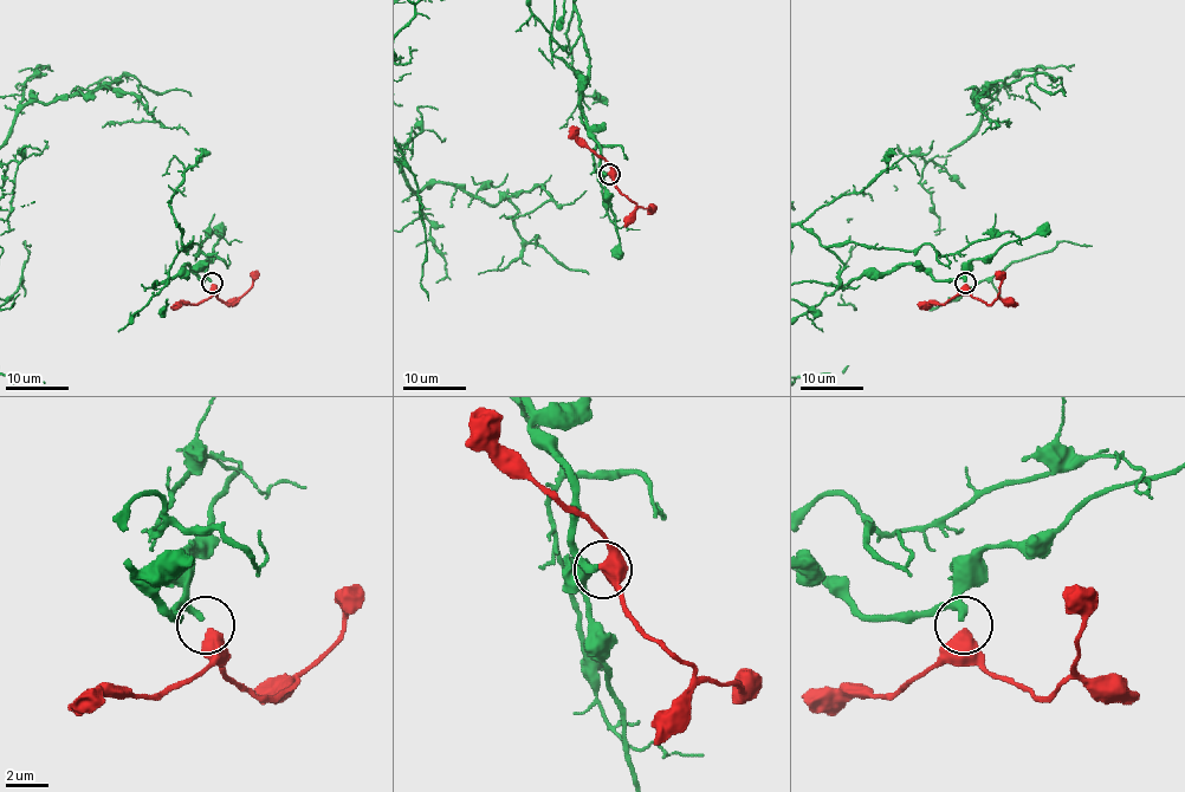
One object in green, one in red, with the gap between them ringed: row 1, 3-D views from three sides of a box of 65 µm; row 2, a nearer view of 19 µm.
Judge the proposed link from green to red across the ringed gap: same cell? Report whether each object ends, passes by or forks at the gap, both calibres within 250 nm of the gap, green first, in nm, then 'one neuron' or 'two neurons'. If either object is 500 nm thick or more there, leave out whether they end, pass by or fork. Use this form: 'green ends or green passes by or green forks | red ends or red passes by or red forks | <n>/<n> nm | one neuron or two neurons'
340/600 nm | one neuron

